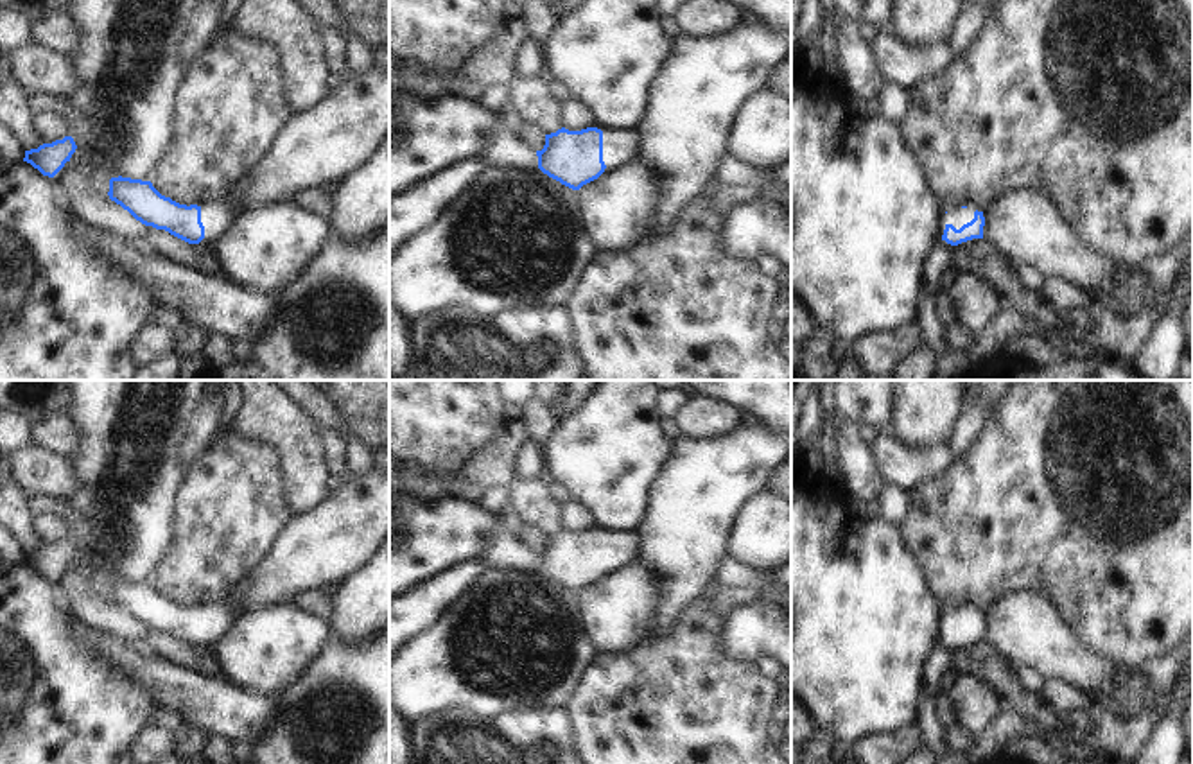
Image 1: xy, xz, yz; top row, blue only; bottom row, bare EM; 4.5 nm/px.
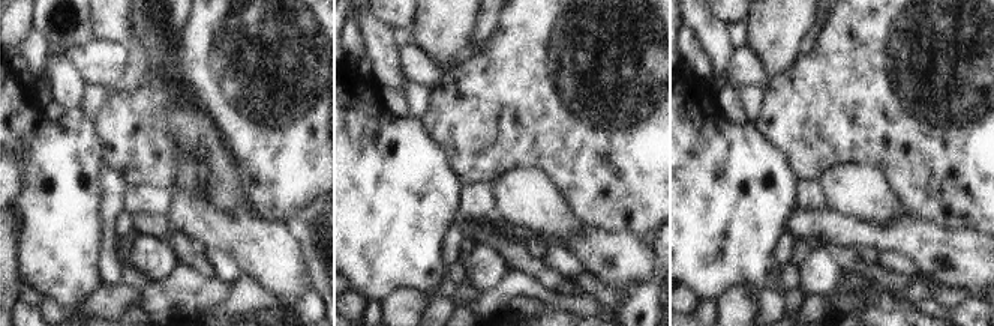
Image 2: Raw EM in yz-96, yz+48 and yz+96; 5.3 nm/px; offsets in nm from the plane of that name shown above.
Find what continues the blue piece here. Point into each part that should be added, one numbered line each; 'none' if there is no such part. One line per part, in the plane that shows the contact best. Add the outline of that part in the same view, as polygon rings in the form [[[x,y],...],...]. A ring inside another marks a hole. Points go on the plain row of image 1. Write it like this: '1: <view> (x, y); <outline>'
1: yz (958, 617); [[[954,610],[945,615],[944,624],[953,626],[956,631],[960,631],[963,626],[971,624],[974,621],[972,610]]]

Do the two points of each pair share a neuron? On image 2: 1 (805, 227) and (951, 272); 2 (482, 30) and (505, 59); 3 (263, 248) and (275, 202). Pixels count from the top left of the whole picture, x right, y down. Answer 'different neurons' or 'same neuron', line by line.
1: same neuron
2: different neurons
3: different neurons

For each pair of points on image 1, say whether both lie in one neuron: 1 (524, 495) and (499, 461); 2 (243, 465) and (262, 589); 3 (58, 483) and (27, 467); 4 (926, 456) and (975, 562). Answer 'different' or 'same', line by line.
1: different
2: different
3: same
4: different

